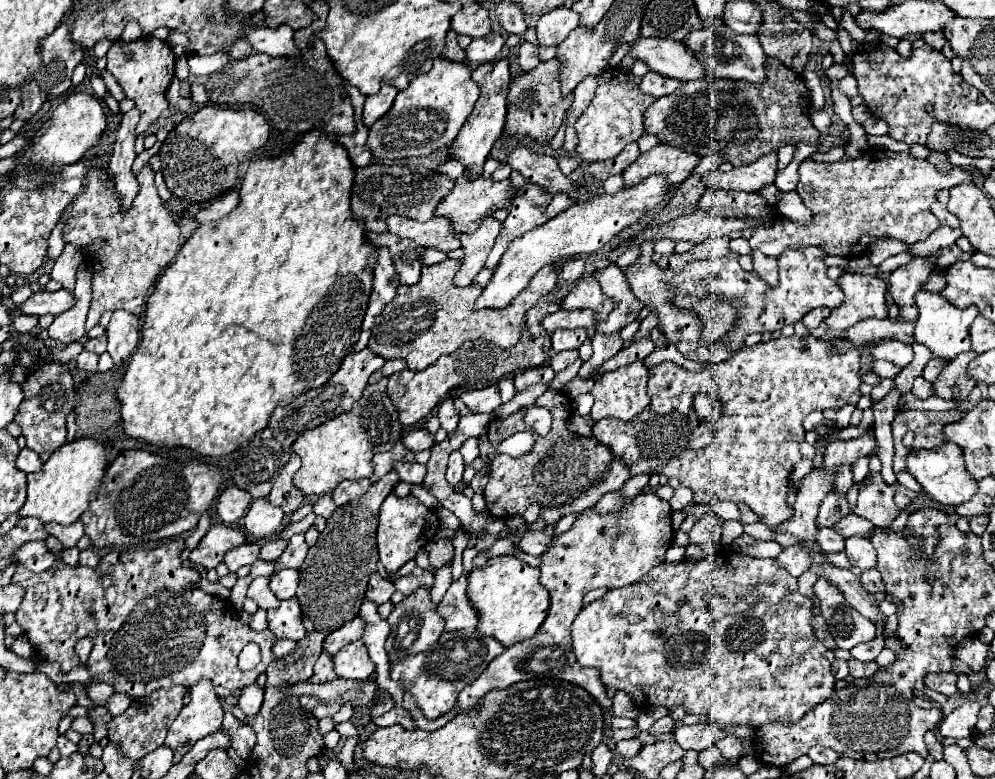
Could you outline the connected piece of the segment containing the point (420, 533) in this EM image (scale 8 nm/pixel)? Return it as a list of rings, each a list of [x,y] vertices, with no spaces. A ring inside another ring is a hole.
[[[388,494],[380,508],[380,520],[378,520],[378,554],[386,572],[396,574],[408,560],[416,556],[420,548],[424,548],[436,536],[438,530],[440,530],[440,520],[436,512],[420,504],[412,494],[408,494],[406,498]],[[430,524],[432,524],[432,530],[430,530]]]

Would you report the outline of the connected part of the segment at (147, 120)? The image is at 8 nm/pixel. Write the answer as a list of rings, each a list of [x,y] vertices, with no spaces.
[[[140,38],[134,42],[122,42],[116,40],[112,48],[106,52],[106,70],[118,80],[124,94],[136,102],[136,108],[140,110],[140,122],[136,126],[136,132],[142,136],[152,130],[152,126],[158,122],[158,118],[168,108],[168,102],[164,98],[166,88],[174,76],[174,52],[170,46],[156,38]]]

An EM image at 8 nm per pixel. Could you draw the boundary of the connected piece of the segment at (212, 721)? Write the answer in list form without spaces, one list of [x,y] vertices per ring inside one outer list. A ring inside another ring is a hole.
[[[200,680],[190,688],[190,704],[186,704],[178,718],[172,722],[164,744],[174,750],[174,762],[180,758],[202,738],[216,732],[222,724],[222,704],[214,694],[212,682]]]

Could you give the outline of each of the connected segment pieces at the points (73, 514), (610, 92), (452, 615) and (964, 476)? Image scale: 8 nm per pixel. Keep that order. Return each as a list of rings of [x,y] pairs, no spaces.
[[[78,438],[66,442],[50,458],[44,462],[42,470],[36,474],[28,474],[28,498],[26,504],[20,508],[20,516],[36,516],[42,522],[58,522],[58,524],[72,524],[78,520],[90,502],[90,494],[94,494],[102,478],[106,474],[106,448],[94,438]]]
[[[610,68],[600,76],[598,90],[590,106],[582,112],[582,116],[574,124],[574,130],[578,136],[574,154],[580,160],[594,164],[594,162],[614,158],[624,150],[626,144],[636,142],[642,136],[644,112],[656,98],[642,94],[638,90],[638,84],[640,84],[640,78],[636,78],[632,72],[622,70],[622,68]]]
[[[466,572],[450,584],[448,592],[444,594],[444,600],[438,604],[438,614],[444,618],[446,626],[444,630],[474,630],[476,628],[476,610],[470,606],[470,602],[464,596],[466,592]]]
[[[944,442],[932,450],[924,450],[924,448],[912,450],[906,464],[908,464],[908,472],[922,484],[924,492],[940,504],[960,506],[968,502],[978,490],[978,480],[974,480],[964,470],[964,452],[960,452],[960,448],[954,442]]]

